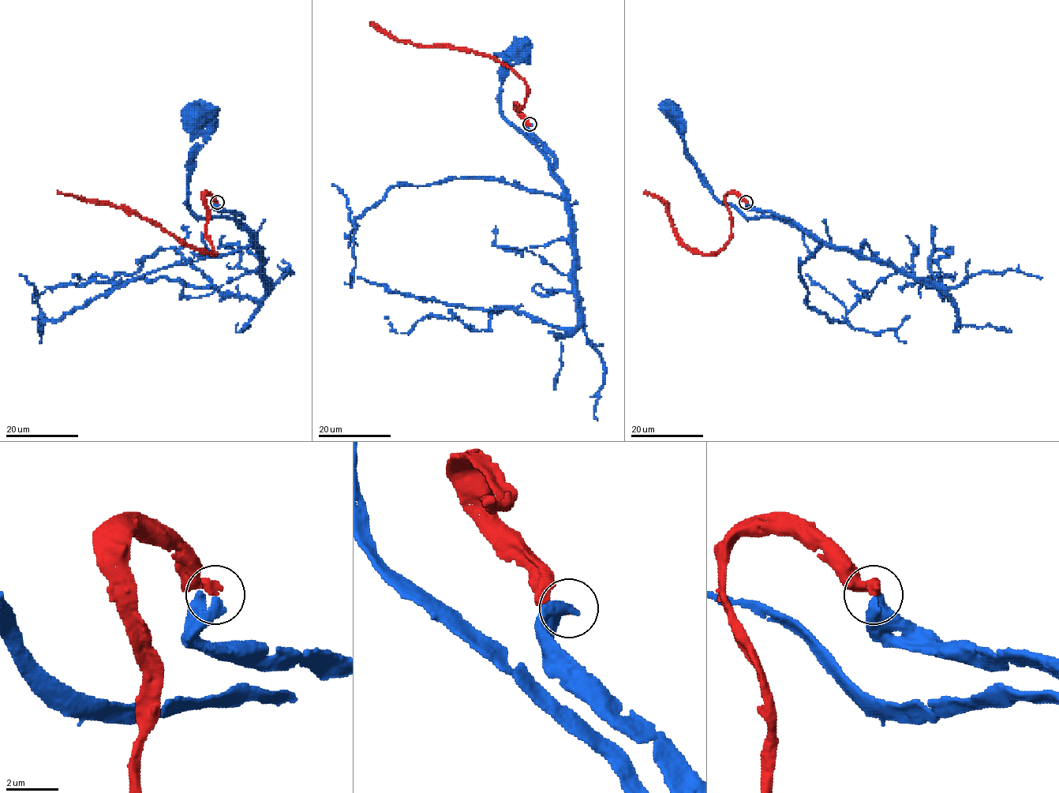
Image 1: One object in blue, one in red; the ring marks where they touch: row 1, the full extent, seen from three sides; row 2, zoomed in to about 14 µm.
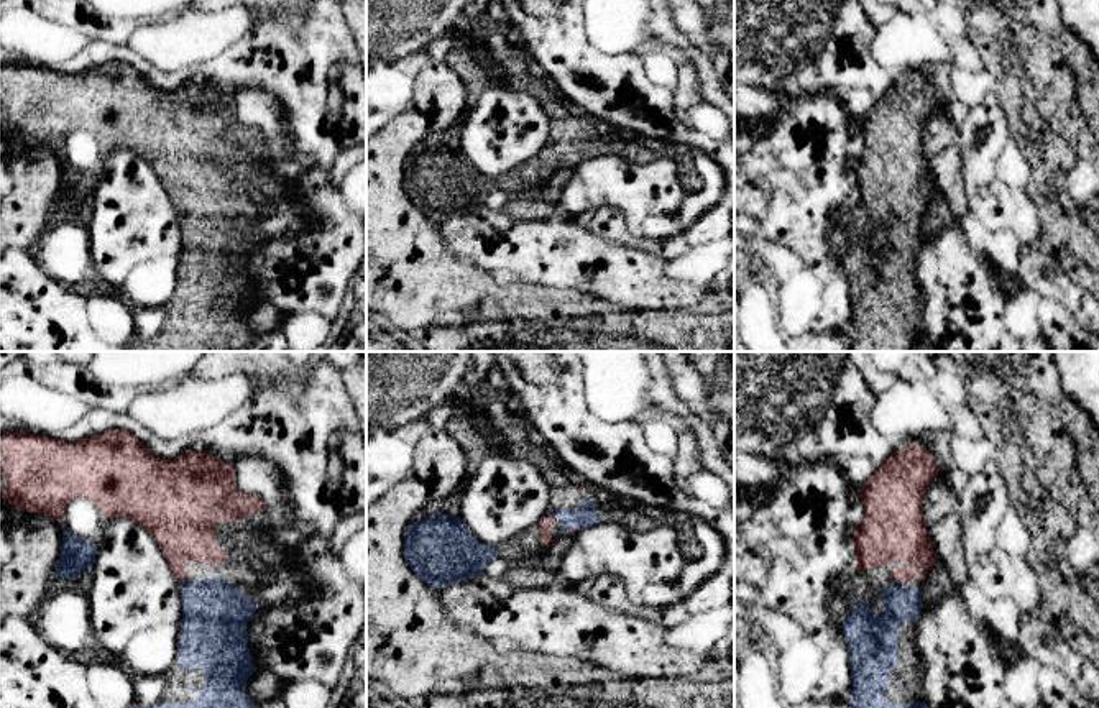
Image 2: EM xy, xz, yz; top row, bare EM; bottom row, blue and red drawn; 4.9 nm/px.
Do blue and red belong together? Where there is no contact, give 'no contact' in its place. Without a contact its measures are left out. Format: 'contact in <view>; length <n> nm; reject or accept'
contact in xz; length 40 nm; accept

